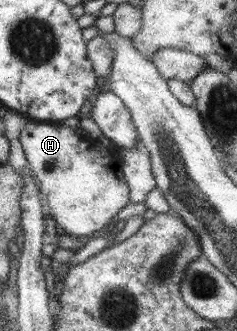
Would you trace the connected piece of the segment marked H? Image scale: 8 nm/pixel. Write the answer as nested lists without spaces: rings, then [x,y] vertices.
[[[28,120],[18,136],[27,168],[39,181],[43,205],[52,215],[59,232],[71,237],[107,233],[113,216],[129,203],[129,191],[120,169],[116,149],[105,149],[94,139],[77,135],[61,122]]]

